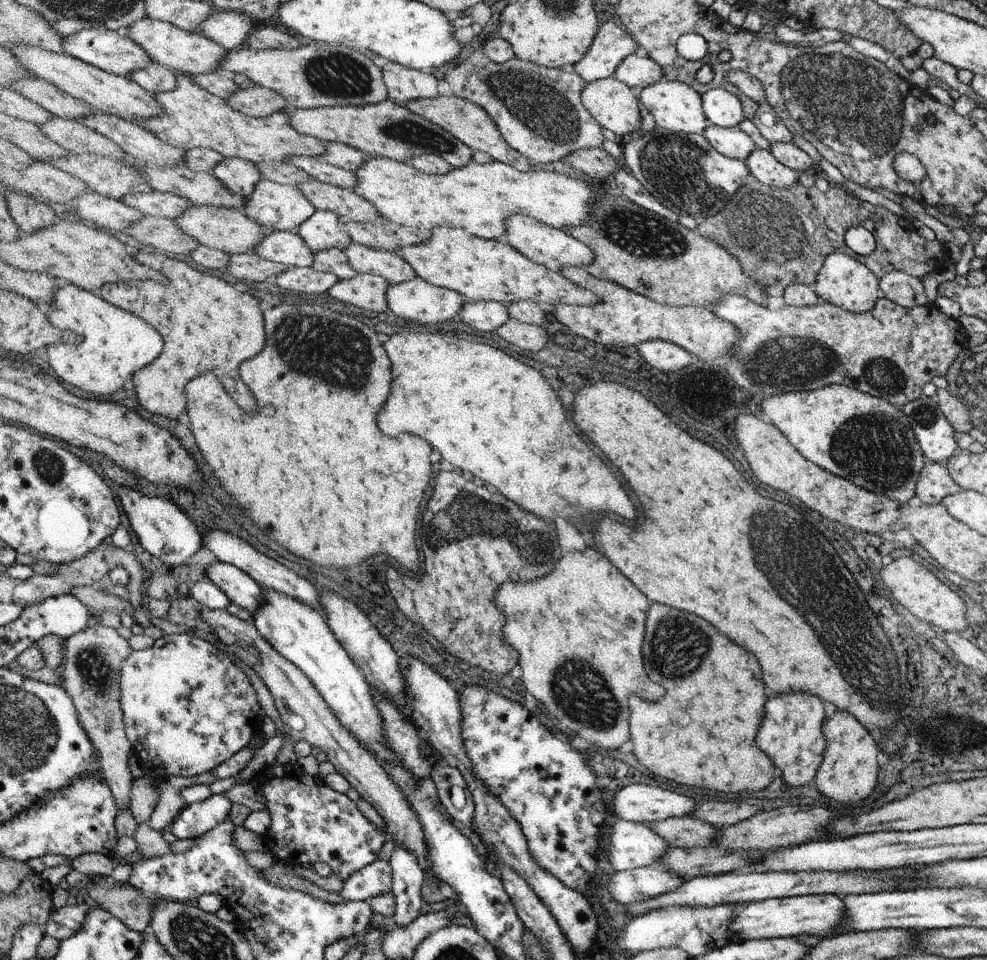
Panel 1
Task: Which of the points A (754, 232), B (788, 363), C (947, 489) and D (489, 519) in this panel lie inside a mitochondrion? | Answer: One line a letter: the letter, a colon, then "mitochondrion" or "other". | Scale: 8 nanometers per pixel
A: mitochondrion
B: mitochondrion
C: other
D: mitochondrion

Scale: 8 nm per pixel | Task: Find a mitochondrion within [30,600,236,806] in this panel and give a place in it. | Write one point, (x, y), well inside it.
(93, 667)

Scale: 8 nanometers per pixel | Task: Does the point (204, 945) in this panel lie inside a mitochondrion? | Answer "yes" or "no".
yes

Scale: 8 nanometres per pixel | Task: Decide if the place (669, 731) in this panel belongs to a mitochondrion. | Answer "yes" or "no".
no

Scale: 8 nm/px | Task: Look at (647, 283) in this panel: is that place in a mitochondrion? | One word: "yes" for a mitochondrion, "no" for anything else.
yes

